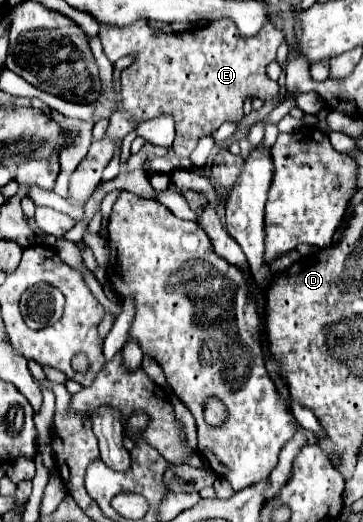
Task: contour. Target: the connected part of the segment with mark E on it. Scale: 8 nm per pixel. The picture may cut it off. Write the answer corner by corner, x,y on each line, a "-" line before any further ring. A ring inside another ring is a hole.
222,17
214,19
206,27
194,27
184,33
172,33
172,35
156,35
158,27
150,27
148,23
132,23
130,27
100,27
100,41
104,47
104,53
110,61
118,61
124,55
136,55
136,63
122,71
122,103
110,117
108,133
102,141
94,141
90,145
88,155
82,159
78,169
72,173
70,179
70,199
78,205
86,205
92,193
96,191
102,171
108,165
108,161
114,155
114,137
124,137
130,133
130,129
136,123
154,119
162,113
172,115
176,121
176,139
174,139
174,153
178,157
190,157
190,153
196,149
196,143
200,137
212,135
222,123
238,123
244,113
242,105
248,95
254,95
262,101
278,101
278,83
272,81
266,75
268,63
276,59
276,51
280,43
284,41
284,31
272,23
266,21
264,27
254,37
240,35
238,27
232,23
232,19

